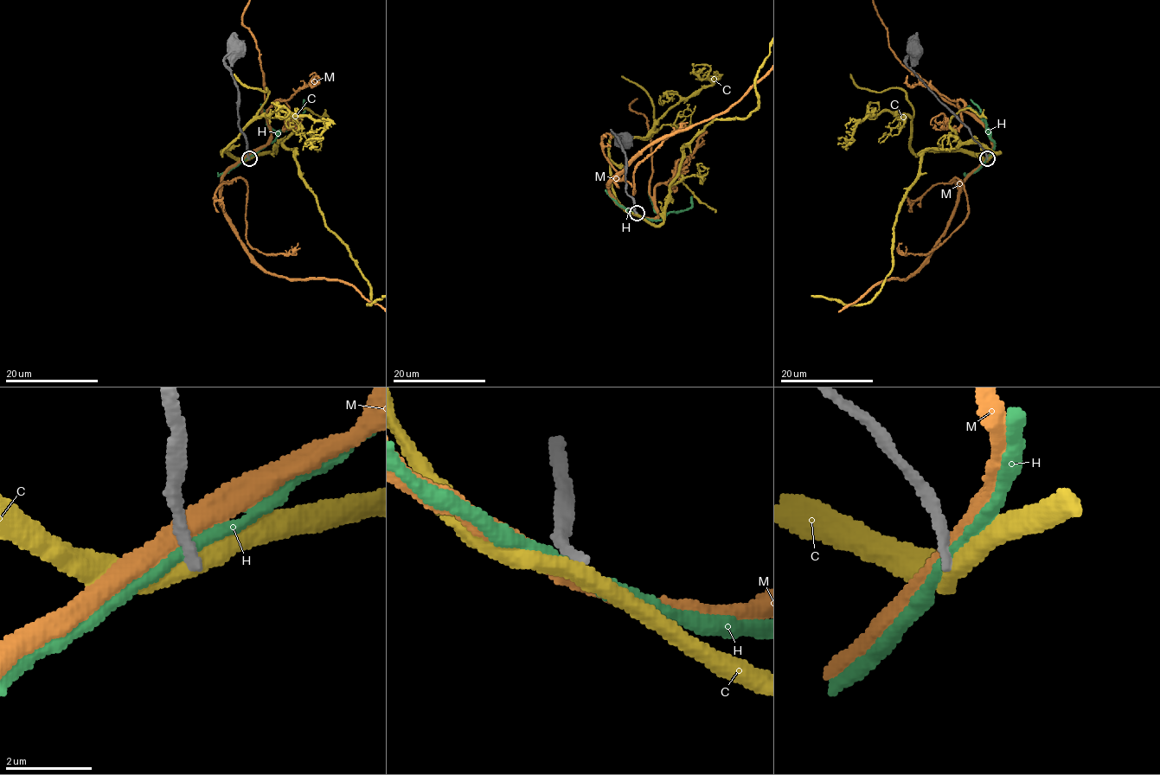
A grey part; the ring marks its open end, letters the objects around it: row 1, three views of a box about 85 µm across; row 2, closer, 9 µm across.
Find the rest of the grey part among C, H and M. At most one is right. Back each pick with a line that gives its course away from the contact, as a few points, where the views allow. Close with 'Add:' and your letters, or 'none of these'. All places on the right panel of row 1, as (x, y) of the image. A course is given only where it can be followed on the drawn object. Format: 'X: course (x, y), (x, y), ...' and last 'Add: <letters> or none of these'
Add: none of these

